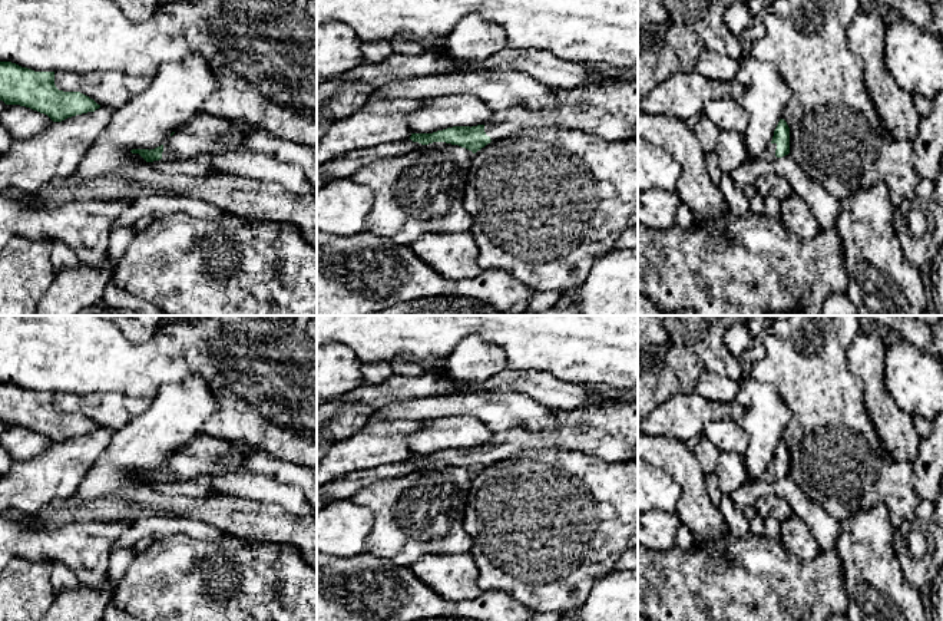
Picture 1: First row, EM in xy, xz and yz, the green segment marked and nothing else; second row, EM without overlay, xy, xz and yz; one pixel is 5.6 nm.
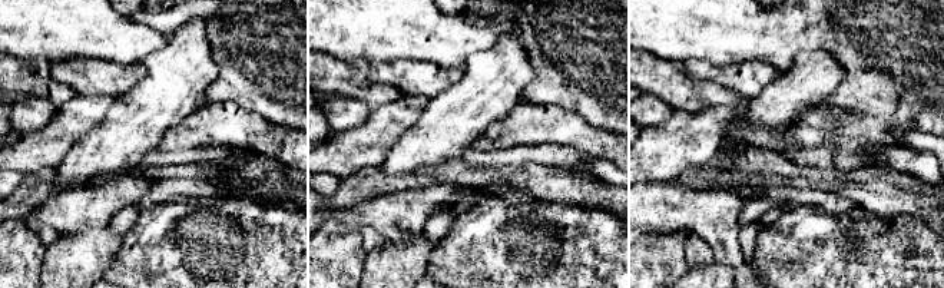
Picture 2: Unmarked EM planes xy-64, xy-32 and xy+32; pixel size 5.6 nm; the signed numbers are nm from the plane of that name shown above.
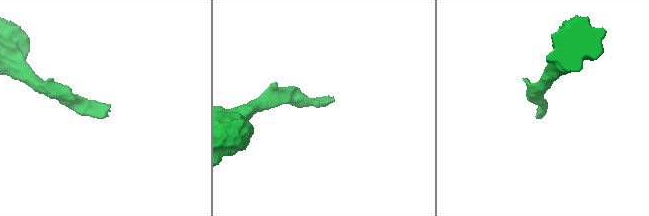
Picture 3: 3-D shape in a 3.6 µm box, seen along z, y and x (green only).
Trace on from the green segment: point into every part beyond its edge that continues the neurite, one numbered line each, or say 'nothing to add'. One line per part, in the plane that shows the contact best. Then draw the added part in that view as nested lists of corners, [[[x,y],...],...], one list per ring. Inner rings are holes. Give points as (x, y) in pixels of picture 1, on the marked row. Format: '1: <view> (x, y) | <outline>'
1: yz (770, 154) | [[[771,143],[771,145],[768,146],[768,149],[762,153],[761,158],[768,159],[768,161],[775,159],[775,158],[777,158],[777,156],[775,156],[775,149],[777,149],[777,143]]]

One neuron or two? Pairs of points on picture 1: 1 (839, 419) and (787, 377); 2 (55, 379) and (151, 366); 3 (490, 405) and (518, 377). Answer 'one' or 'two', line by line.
1: one
2: one
3: two

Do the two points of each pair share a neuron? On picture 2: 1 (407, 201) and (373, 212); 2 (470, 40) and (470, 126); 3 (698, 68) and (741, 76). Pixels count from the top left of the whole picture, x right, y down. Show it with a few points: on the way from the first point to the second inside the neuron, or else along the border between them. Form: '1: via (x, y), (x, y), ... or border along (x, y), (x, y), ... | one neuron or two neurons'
1: via (398, 209), (396, 212), (381, 212) | one neuron
2: border along (499, 37), (492, 46), (473, 52), (464, 65) | two neurons
3: via (708, 72), (731, 76) | one neuron

